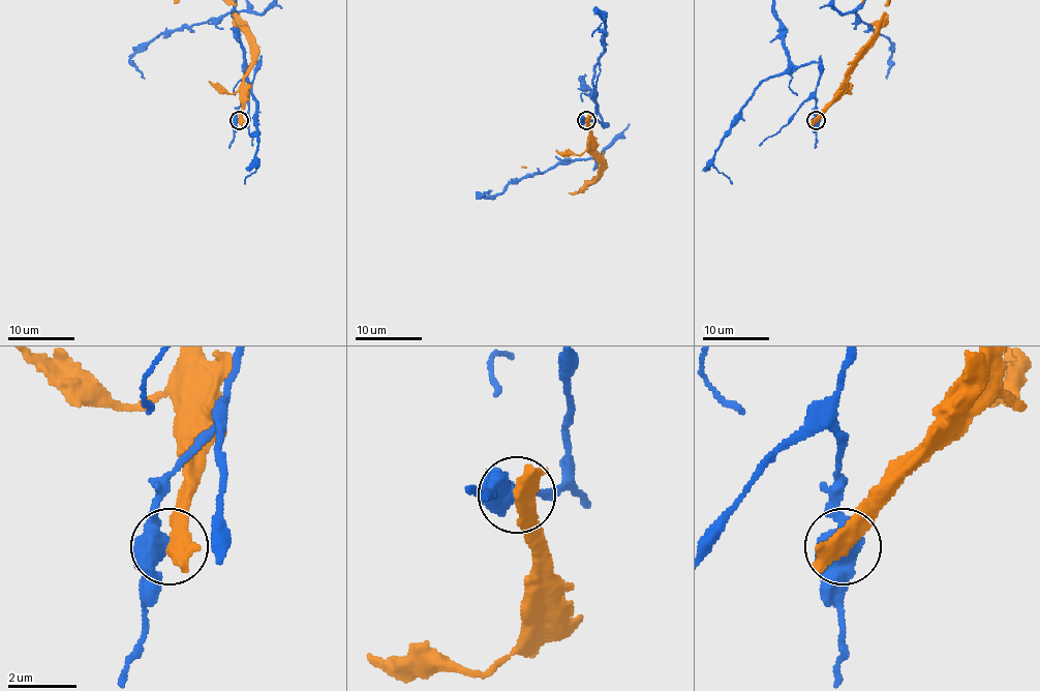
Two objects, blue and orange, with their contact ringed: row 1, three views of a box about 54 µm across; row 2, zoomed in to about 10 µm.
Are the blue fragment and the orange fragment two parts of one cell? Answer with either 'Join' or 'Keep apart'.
Keep apart

